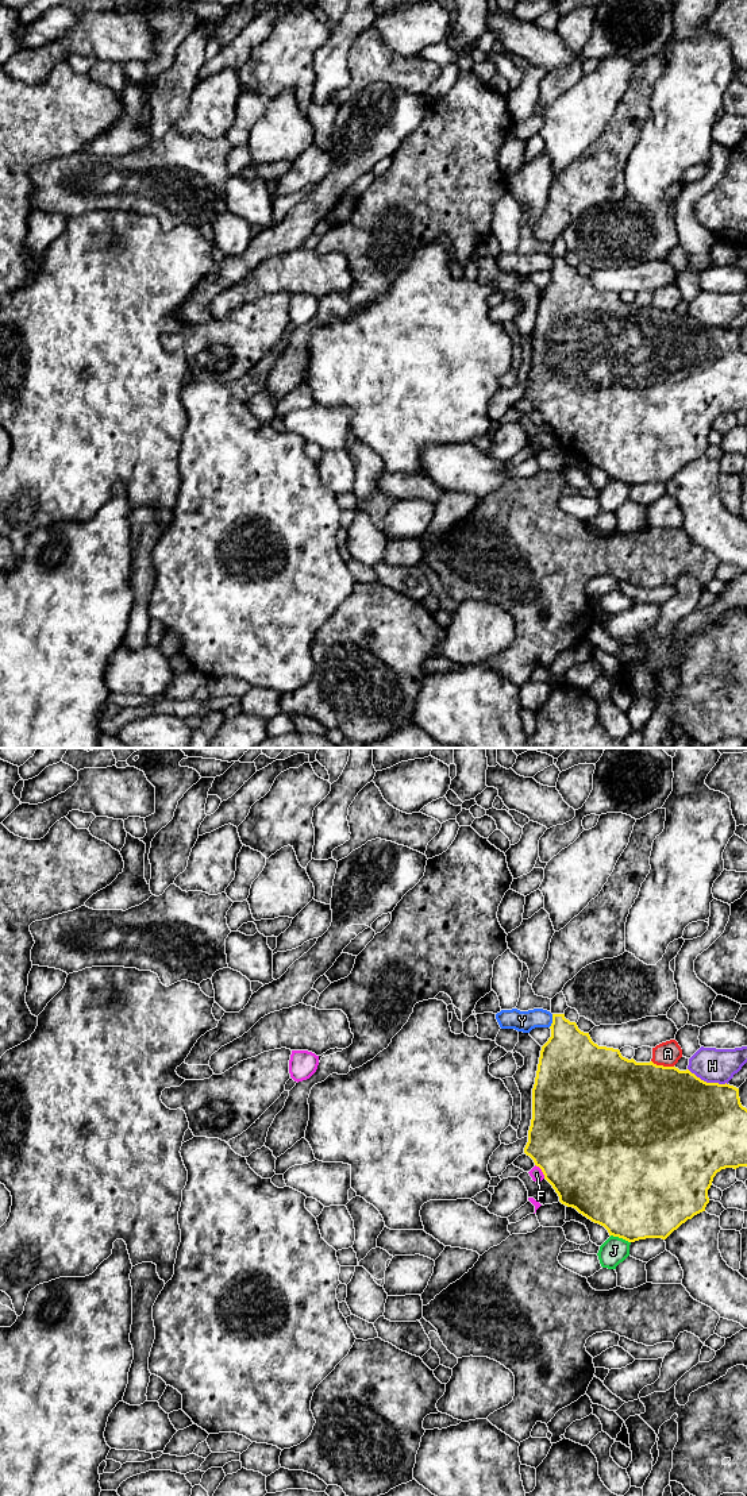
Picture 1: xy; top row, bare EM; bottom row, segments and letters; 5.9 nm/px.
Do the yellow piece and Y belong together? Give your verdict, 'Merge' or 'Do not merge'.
Do not merge

